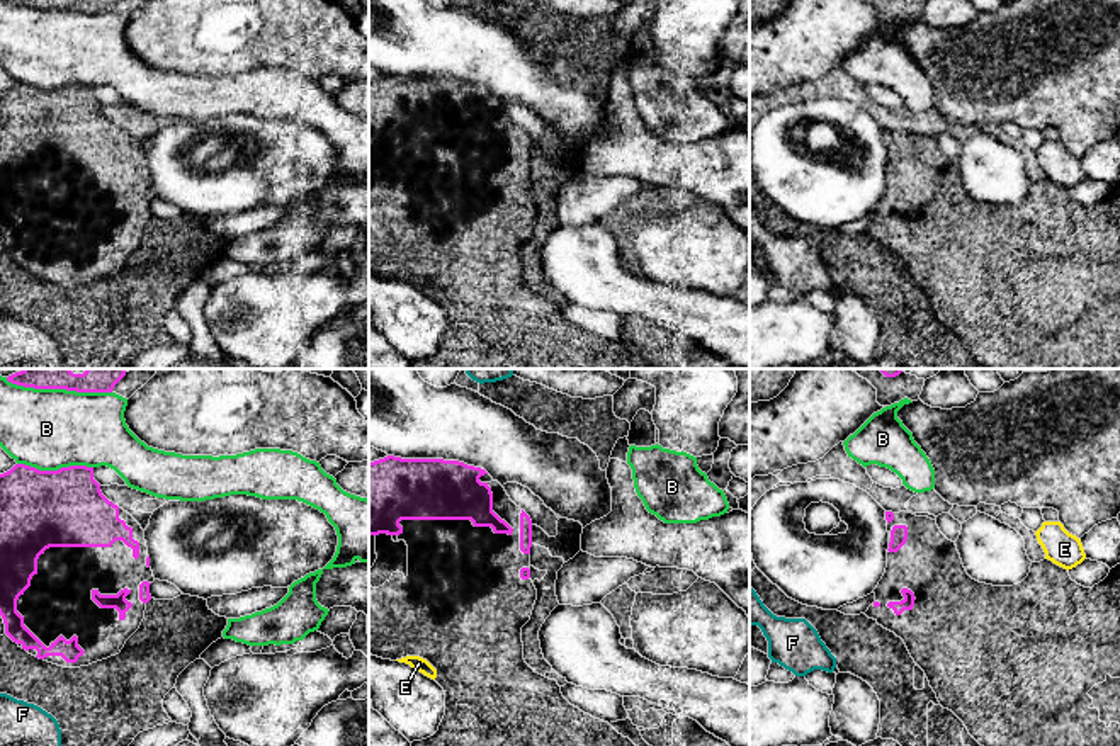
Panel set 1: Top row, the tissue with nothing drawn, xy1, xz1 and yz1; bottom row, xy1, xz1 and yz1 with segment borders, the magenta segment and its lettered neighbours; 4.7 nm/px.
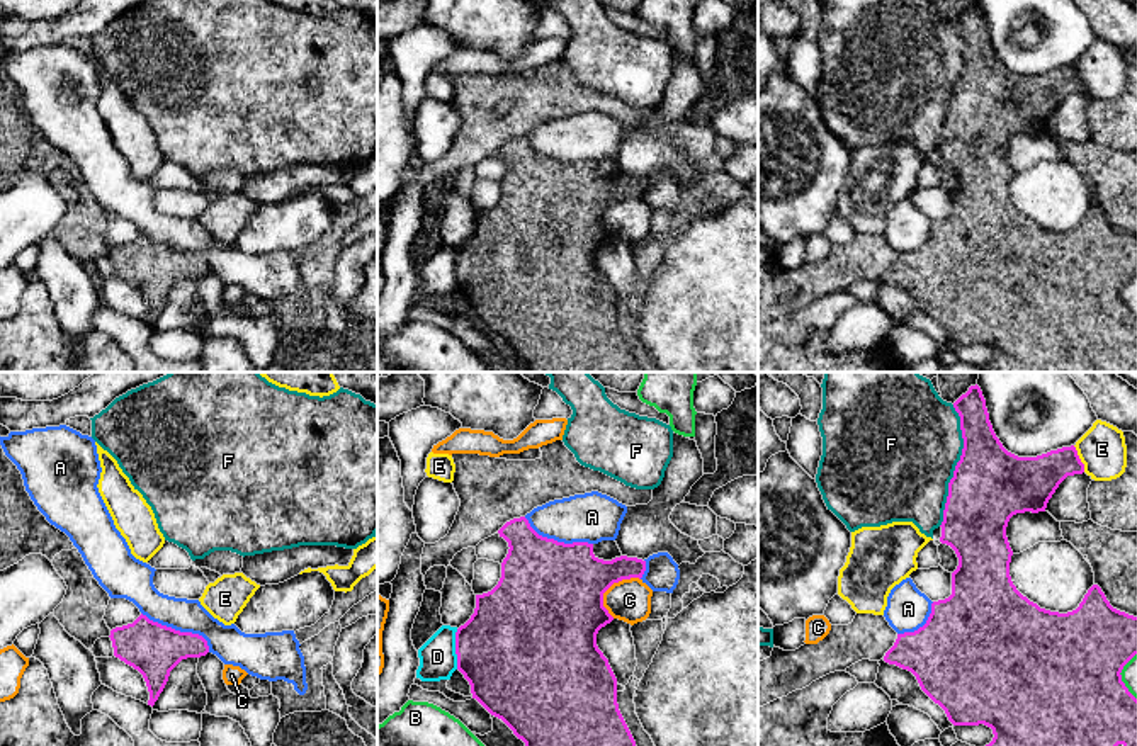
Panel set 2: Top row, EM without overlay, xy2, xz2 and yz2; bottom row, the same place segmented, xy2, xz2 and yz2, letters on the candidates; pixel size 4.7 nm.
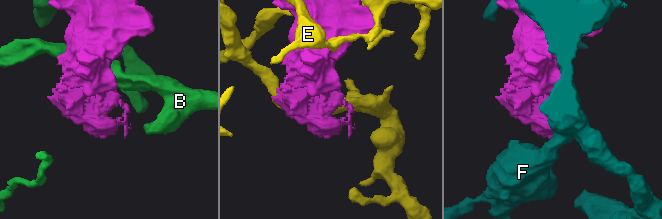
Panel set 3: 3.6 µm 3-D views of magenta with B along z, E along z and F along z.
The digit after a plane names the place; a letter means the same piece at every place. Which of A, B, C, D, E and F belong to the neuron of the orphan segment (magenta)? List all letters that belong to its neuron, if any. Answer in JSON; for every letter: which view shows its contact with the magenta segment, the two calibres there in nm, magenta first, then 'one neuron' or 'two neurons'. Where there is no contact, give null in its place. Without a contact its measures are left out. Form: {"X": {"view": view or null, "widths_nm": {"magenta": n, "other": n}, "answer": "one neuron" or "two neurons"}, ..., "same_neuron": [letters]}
{"A": {"view": "xy2", "widths_nm": {"magenta": 240, "other": 170}, "answer": "two neurons"}, "B": {"view": "xy1", "widths_nm": {"magenta": 360, "other": 380}, "answer": "two neurons"}, "C": {"view": "xz2", "widths_nm": {"magenta": 440, "other": 200}, "answer": "two neurons"}, "D": {"view": "xz2", "widths_nm": {"magenta": 480, "other": 180}, "answer": "two neurons"}, "E": {"view": "yz2", "widths_nm": {"magenta": 240, "other": 220}, "answer": "two neurons"}, "F": {"view": "yz2", "widths_nm": {"magenta": 360, "other": 500}, "answer": "two neurons"}, "same_neuron": []}

